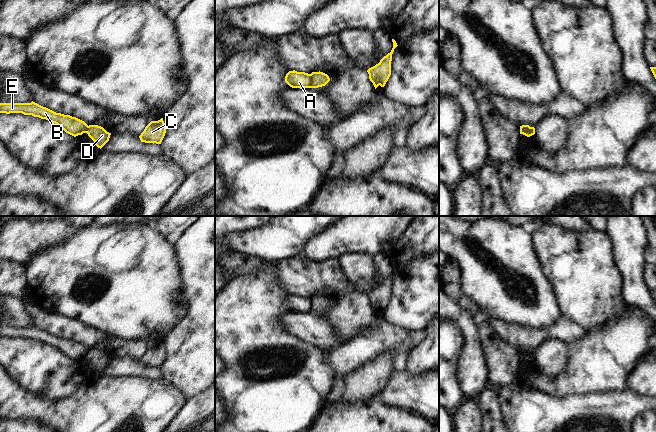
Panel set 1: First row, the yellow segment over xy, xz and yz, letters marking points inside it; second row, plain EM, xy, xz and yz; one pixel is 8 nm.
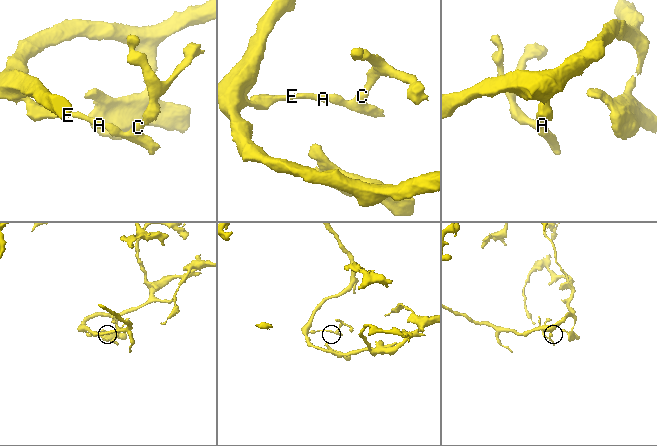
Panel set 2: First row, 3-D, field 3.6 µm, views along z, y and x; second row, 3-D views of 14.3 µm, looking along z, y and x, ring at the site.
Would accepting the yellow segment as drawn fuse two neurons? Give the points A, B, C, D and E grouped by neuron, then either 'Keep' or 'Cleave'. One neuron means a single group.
Groups: A B E / C D. Cleave

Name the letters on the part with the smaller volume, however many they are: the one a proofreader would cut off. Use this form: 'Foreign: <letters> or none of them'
Foreign: C, D

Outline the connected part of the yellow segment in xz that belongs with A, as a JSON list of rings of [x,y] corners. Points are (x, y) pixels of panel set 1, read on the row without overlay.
[[[289,295],[285,306],[292,312],[311,312],[311,299],[305,296]]]

